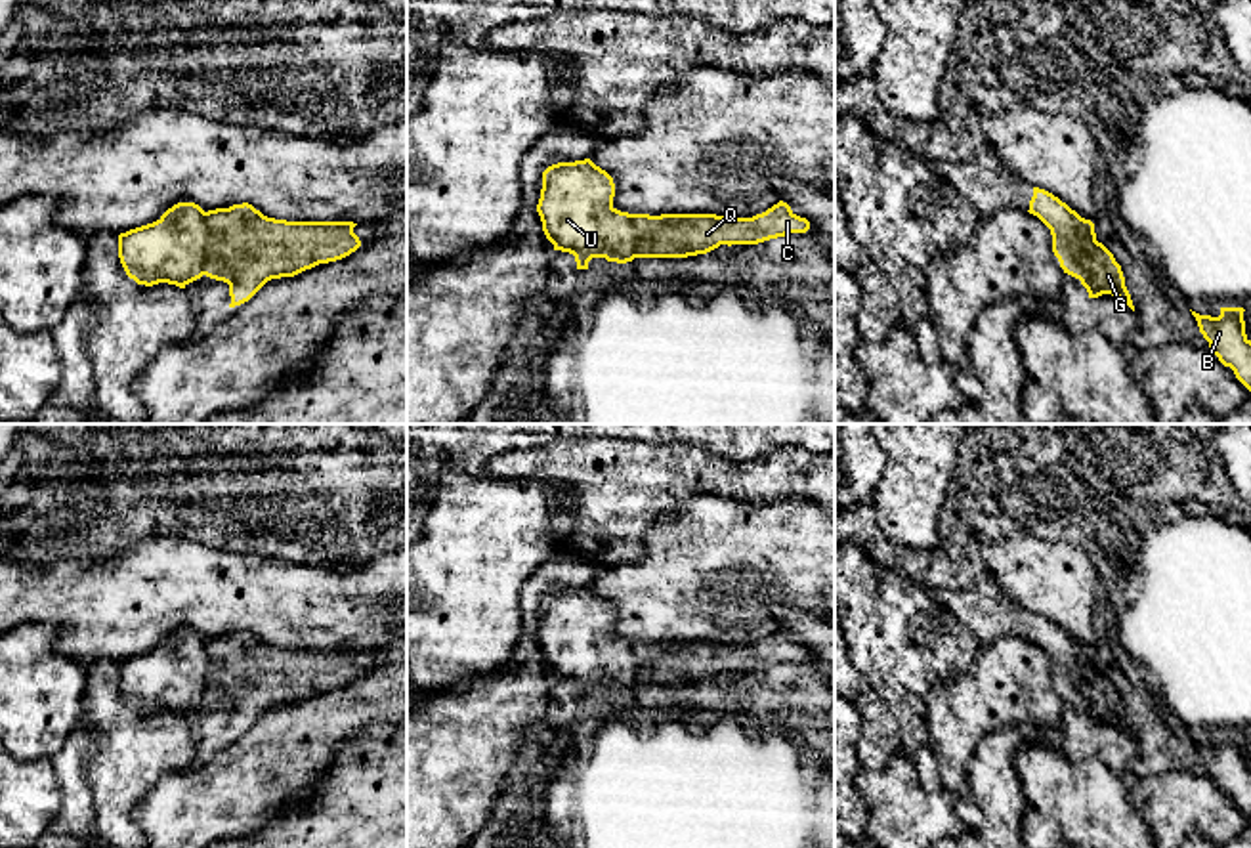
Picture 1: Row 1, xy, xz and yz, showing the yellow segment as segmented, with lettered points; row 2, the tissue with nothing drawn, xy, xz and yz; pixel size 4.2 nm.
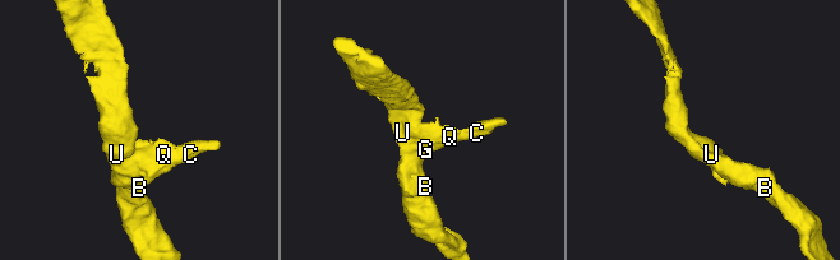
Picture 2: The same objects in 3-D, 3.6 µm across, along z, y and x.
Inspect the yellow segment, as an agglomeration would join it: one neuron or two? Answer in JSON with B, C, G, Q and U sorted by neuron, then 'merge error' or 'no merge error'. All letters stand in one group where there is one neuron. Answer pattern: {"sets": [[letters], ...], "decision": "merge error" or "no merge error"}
{"sets": [["B", "G", "U"], ["C", "Q"]], "decision": "merge error"}

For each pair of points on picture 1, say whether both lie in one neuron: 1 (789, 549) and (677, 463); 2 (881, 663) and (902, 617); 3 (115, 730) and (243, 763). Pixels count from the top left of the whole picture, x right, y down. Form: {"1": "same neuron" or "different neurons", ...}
{"1": "different neurons", "2": "same neuron", "3": "different neurons"}

